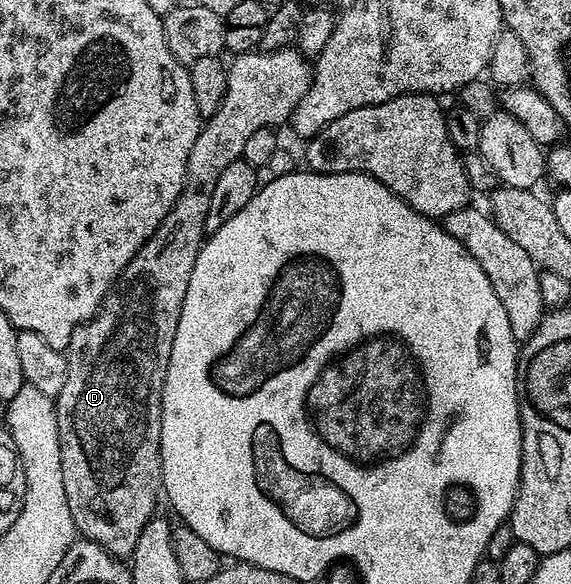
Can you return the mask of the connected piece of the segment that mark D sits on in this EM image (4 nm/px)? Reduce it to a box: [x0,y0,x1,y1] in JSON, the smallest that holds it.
[54,46,312,558]

